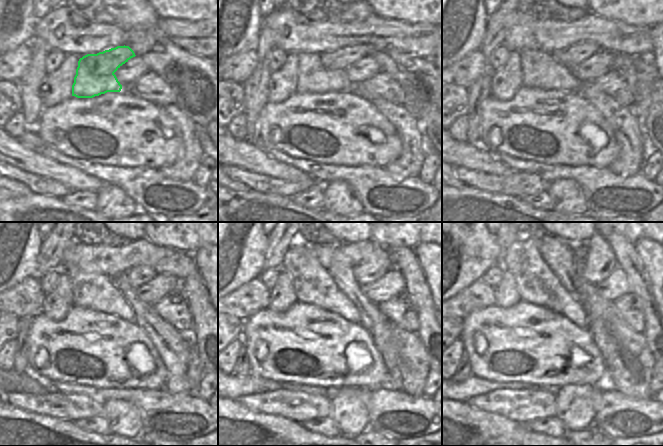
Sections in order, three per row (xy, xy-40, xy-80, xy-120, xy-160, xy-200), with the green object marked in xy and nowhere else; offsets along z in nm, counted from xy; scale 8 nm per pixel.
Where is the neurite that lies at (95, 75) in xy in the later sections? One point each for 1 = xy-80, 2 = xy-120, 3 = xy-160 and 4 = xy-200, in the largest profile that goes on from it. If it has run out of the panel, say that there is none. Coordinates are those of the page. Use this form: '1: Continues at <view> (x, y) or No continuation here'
1: Continues at xy-80 (542, 70)
2: Continues at xy-120 (92, 290)
3: Continues at xy-160 (313, 284)
4: Continues at xy-200 (537, 284).

